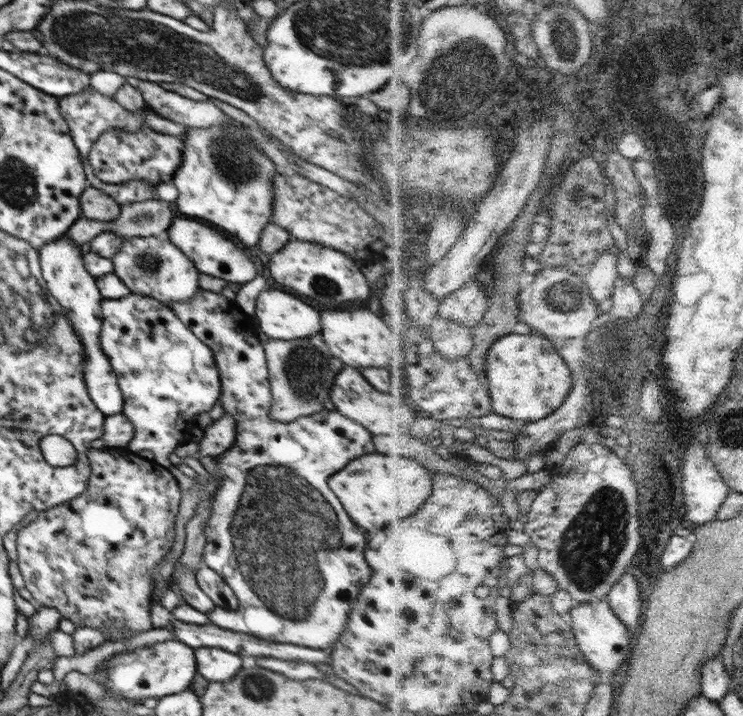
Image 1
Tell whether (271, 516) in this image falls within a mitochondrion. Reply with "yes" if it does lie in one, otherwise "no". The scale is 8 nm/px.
yes

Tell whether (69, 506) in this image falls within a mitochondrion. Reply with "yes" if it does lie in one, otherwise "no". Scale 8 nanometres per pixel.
no

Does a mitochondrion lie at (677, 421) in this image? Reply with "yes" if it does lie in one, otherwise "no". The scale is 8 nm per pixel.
no

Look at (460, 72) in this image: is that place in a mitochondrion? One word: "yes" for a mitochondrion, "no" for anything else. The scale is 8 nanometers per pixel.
yes

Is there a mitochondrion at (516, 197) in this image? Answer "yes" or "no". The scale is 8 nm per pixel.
no

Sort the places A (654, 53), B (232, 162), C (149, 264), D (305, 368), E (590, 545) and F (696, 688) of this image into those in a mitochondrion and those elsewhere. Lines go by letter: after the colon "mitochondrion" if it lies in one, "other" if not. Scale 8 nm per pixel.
A: other
B: mitochondrion
C: mitochondrion
D: mitochondrion
E: mitochondrion
F: other

